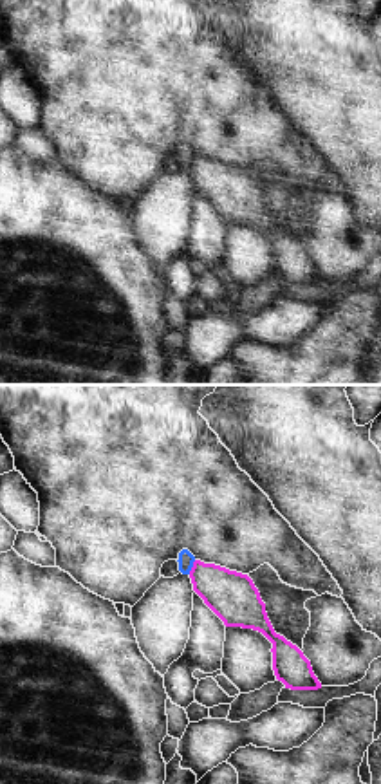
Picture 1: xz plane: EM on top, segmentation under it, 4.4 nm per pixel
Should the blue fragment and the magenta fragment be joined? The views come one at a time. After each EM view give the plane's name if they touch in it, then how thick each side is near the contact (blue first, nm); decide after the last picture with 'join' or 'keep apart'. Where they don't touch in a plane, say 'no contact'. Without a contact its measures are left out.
xz | 70/220 nm

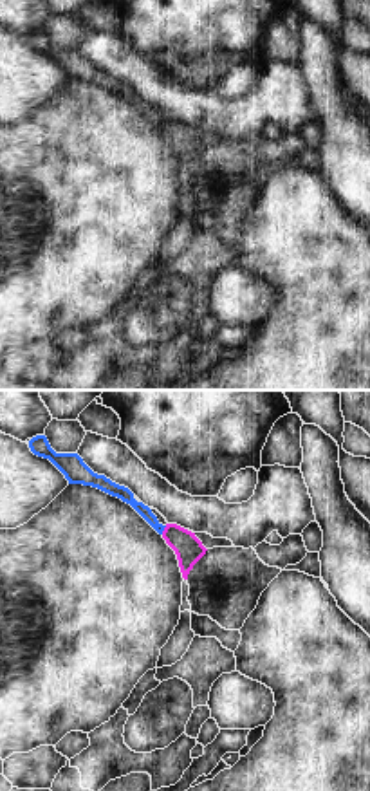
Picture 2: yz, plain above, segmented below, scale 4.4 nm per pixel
yz | 60/120 nm

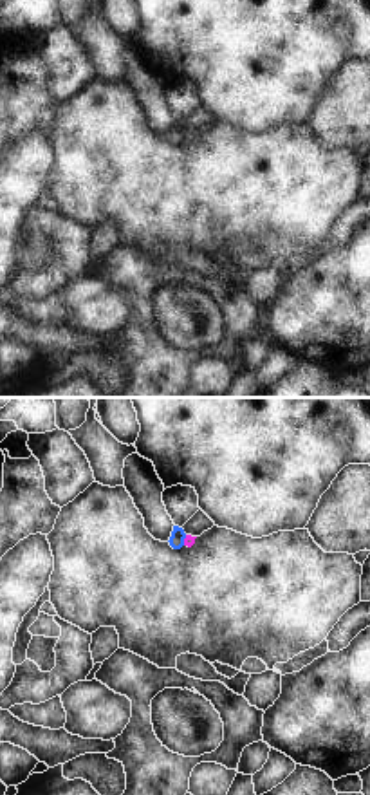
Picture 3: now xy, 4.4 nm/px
xy | 70/50 nm

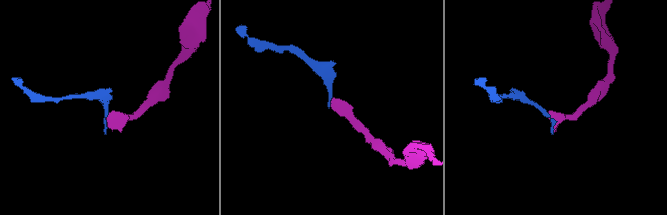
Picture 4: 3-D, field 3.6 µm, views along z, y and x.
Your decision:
keep apart

